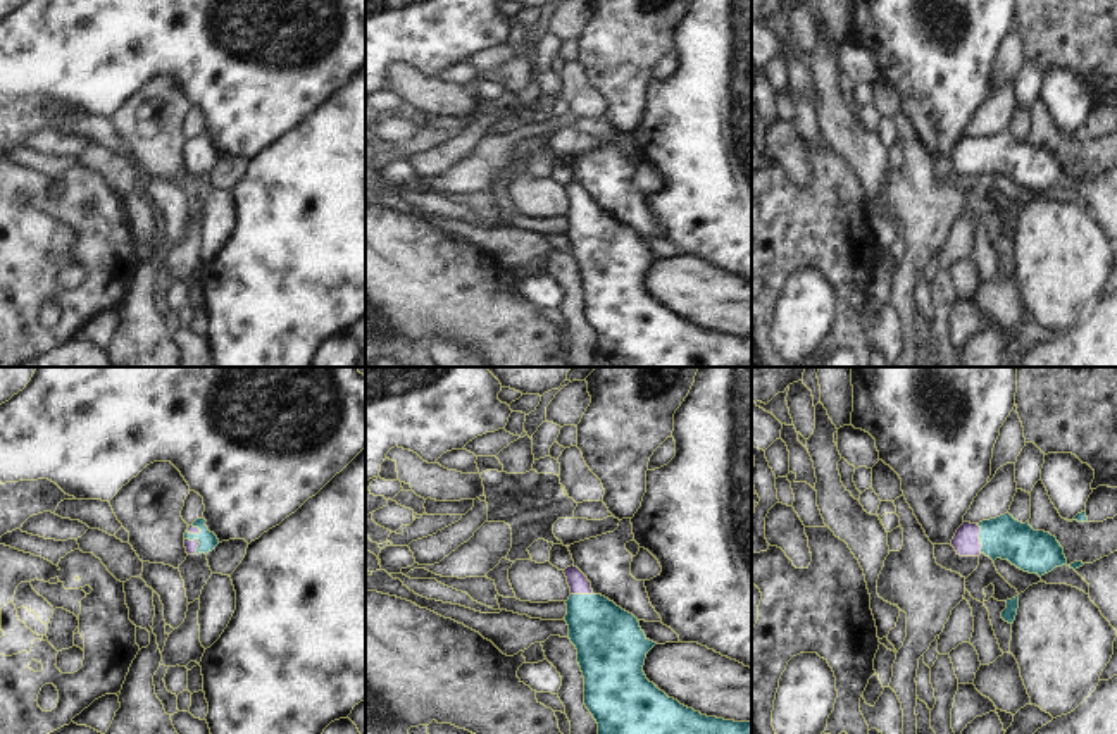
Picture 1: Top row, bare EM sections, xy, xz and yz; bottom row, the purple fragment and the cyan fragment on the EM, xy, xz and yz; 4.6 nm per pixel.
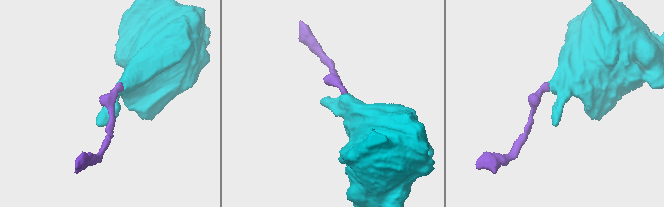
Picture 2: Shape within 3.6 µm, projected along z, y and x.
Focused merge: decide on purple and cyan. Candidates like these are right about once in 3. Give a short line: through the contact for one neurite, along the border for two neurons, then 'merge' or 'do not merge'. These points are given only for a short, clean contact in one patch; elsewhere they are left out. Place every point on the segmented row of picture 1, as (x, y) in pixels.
yz (966, 541), (978, 538), (1005, 538) | merge

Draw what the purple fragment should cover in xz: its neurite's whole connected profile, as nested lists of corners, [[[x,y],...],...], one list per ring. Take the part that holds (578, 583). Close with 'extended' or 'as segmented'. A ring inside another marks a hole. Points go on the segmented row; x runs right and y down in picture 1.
[[[574,565],[564,570],[571,596],[565,601],[569,639],[577,650],[577,663],[584,677],[584,705],[598,724],[598,734],[752,734],[752,722],[707,717],[669,698],[643,672],[646,653],[657,644],[640,627],[638,619],[602,594],[595,594],[588,577]]]; extended

